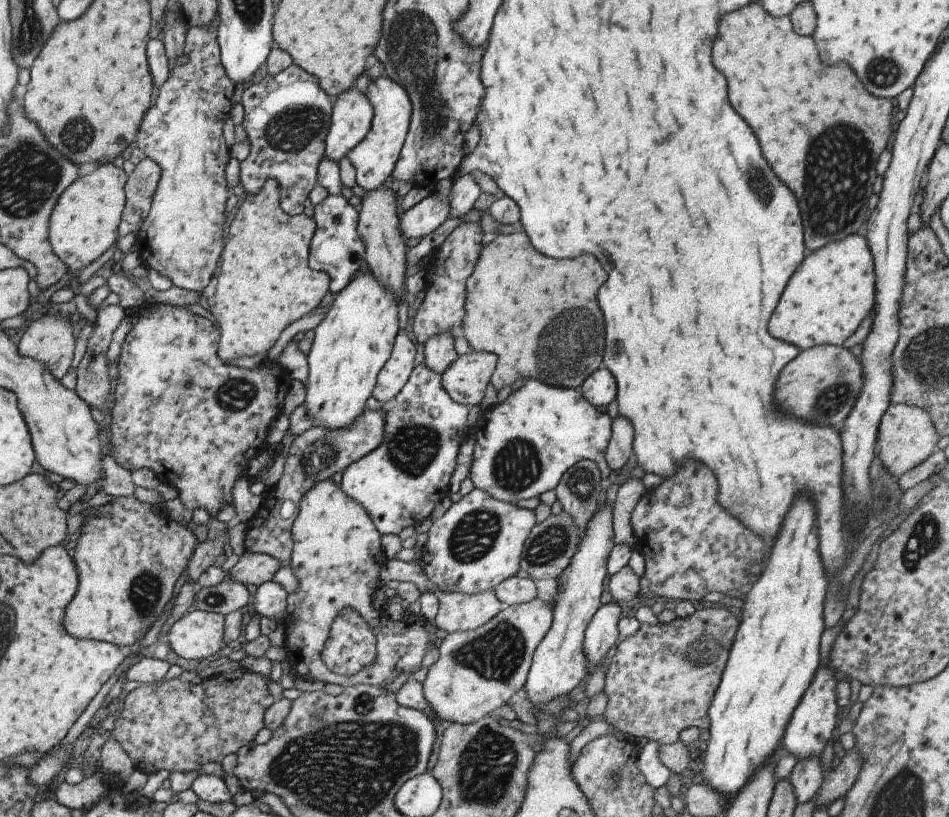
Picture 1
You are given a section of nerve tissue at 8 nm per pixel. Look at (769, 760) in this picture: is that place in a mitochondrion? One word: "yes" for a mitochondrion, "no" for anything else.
no

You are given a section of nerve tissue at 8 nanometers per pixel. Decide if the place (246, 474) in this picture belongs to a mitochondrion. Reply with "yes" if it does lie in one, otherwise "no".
no

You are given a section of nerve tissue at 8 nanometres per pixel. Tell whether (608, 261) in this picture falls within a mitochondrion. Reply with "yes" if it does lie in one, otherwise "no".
no

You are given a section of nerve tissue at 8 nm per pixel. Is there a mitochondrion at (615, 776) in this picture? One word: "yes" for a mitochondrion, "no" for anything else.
yes

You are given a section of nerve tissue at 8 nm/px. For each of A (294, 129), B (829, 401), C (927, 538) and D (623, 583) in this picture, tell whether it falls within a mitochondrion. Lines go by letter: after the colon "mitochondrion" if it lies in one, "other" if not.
A: mitochondrion
B: mitochondrion
C: mitochondrion
D: other

